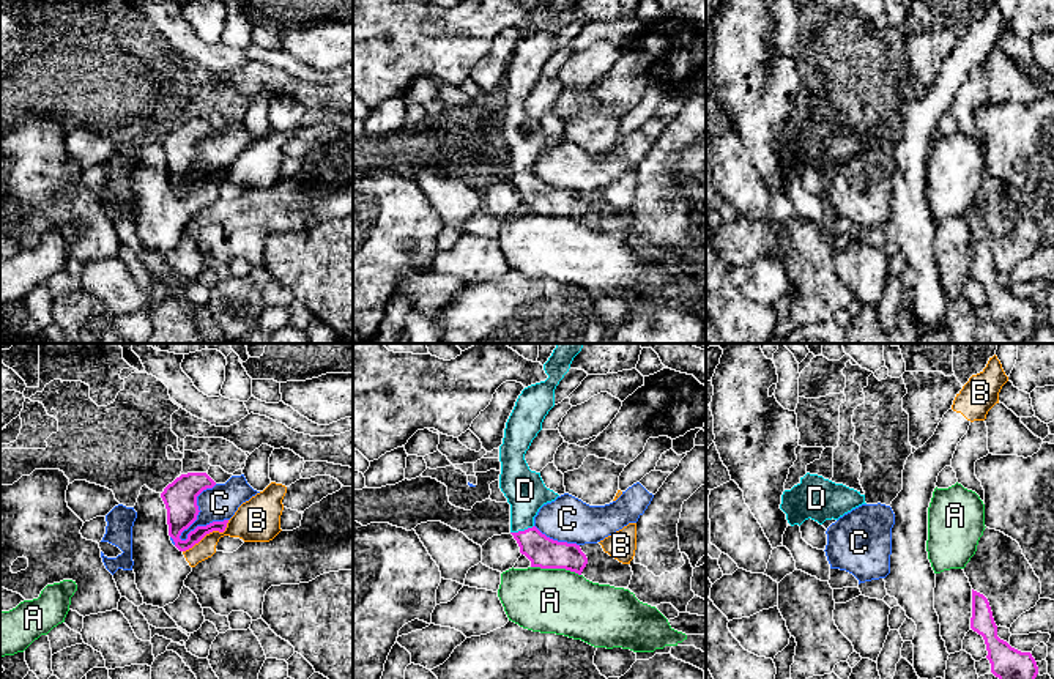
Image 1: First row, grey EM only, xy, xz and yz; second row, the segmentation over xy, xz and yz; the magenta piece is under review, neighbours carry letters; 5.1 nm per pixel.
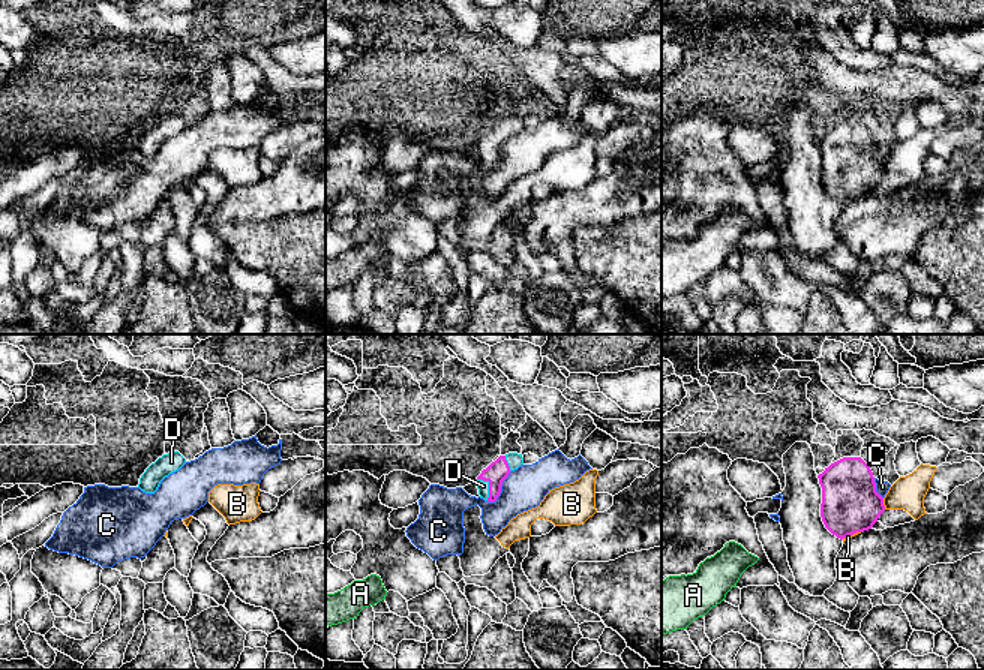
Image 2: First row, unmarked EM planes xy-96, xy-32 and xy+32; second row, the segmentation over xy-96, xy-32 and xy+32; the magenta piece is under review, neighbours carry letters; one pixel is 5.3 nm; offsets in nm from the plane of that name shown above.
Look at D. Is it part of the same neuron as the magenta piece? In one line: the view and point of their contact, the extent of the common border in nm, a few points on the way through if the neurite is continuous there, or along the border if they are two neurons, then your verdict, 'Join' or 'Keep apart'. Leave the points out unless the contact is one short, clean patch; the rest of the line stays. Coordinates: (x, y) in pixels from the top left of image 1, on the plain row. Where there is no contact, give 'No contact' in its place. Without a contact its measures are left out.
Touches magenta at xz (522, 178). Shared border 130 nm. Path across: xz (542, 199), (522, 178), (525, 137). Join

